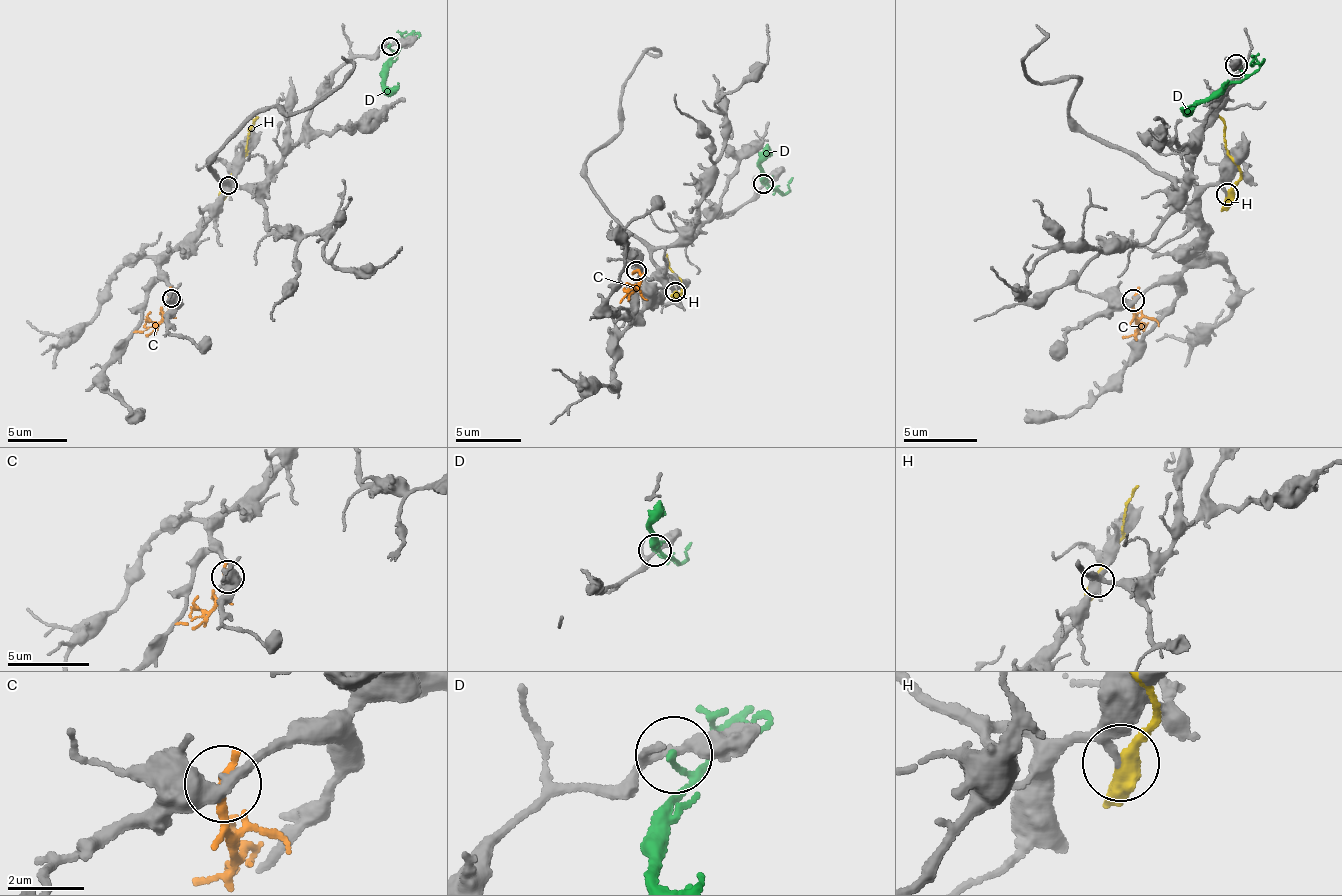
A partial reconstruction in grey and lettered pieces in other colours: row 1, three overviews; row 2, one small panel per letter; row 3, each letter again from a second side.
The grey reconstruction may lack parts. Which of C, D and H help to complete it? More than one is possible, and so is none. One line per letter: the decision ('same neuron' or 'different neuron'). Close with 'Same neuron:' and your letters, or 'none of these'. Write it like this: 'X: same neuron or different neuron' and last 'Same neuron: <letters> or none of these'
C: different neuron
D: different neuron
H: different neuron
Same neuron: none of these

